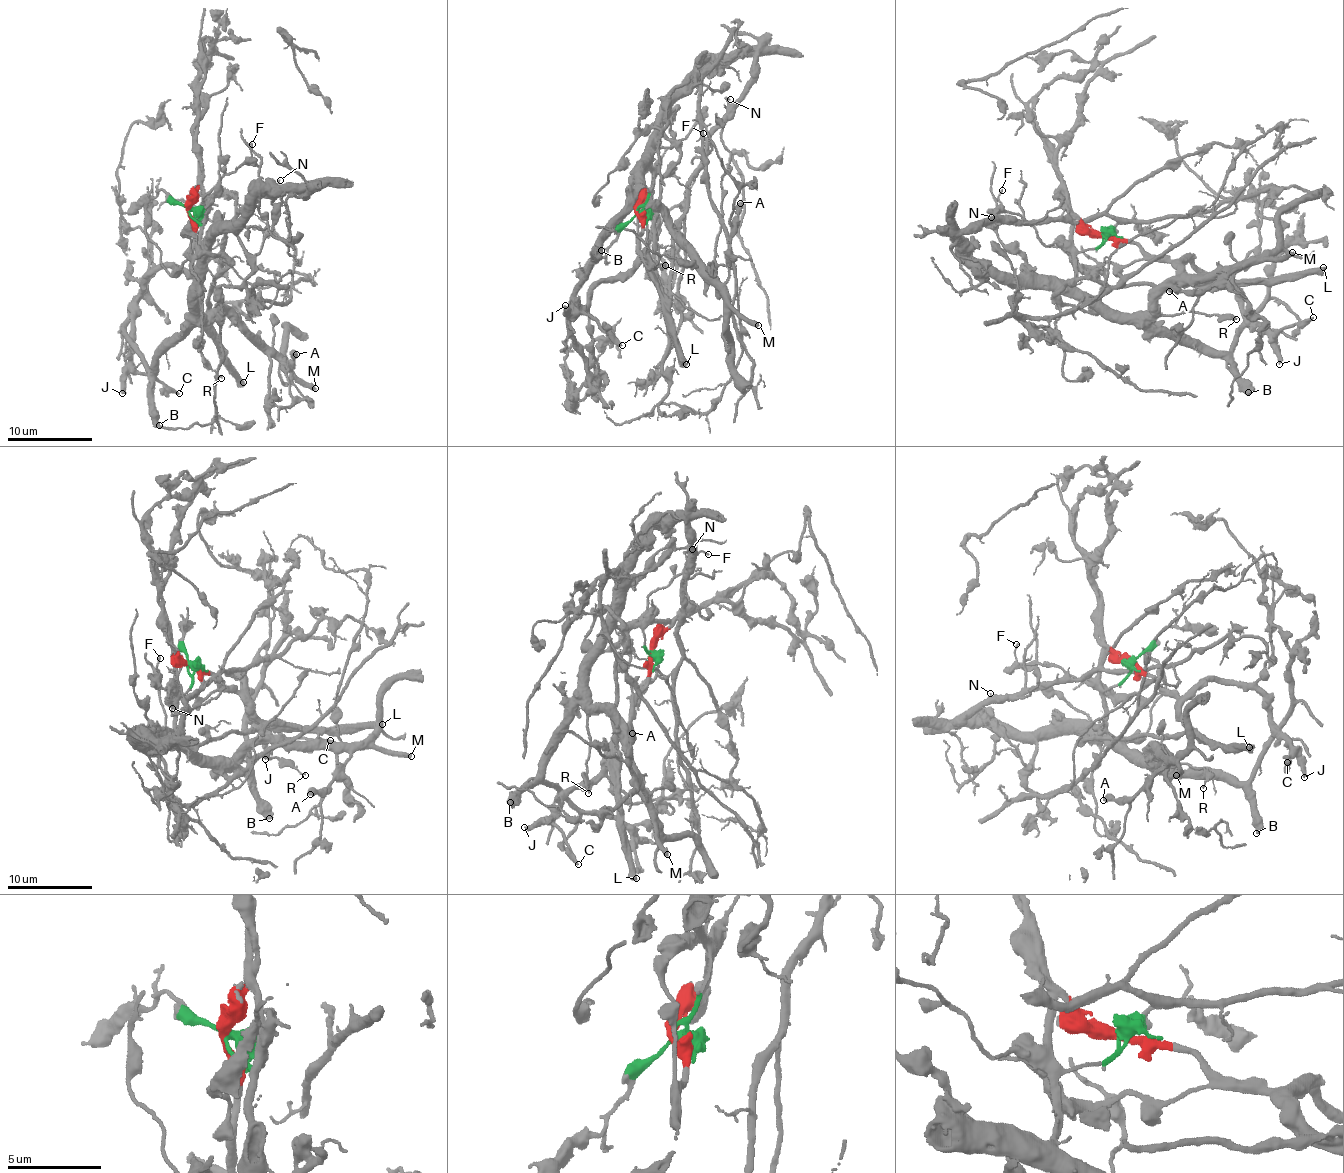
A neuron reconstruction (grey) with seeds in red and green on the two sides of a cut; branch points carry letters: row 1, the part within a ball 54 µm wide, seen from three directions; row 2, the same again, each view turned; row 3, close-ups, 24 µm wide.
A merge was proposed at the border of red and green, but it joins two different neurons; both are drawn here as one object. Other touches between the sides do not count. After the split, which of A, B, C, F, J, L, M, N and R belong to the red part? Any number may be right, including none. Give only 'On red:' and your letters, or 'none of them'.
On red: C, F, J, L

